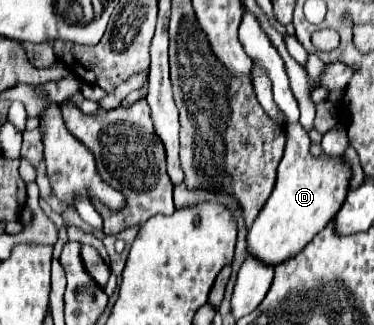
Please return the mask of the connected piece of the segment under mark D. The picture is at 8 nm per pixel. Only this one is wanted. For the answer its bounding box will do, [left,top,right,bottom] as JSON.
[248,123,352,265]

